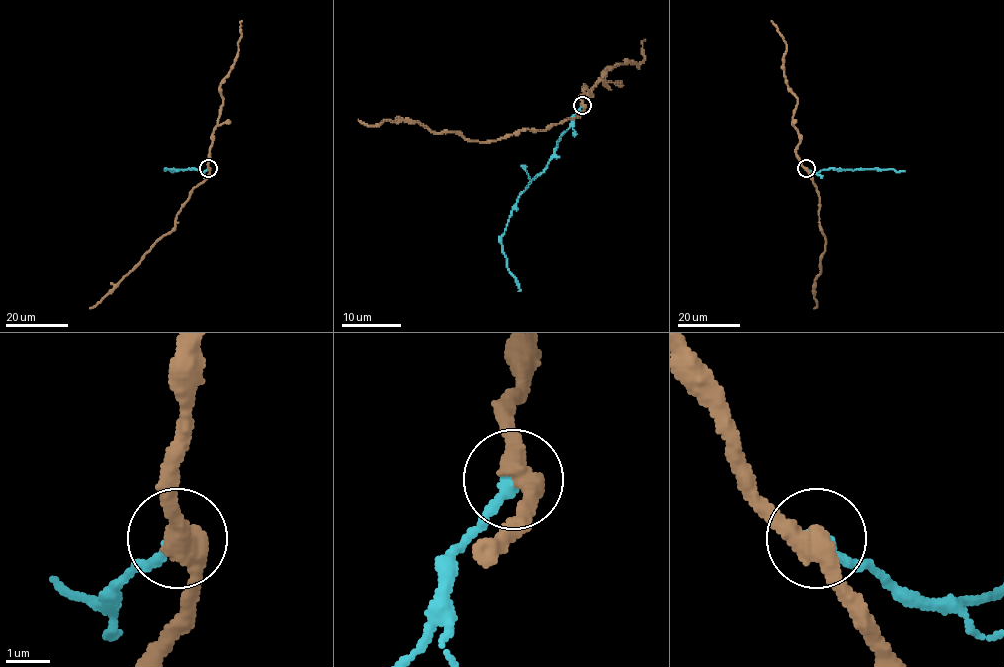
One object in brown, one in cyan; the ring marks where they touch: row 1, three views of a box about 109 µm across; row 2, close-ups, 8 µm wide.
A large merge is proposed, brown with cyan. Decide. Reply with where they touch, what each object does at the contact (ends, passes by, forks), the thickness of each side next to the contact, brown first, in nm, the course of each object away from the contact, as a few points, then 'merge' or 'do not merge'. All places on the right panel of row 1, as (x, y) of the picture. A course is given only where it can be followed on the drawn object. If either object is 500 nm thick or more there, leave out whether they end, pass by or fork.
at (806, 168); brown passes by; cyan ends there; 480 nm thick on the brown side, 320 nm on the other; brown runs (805, 168), (819, 195), (819, 226), (825, 245), (820, 273), (815, 280), (816, 305), (813, 308); cyan runs (806, 168), (812, 172), (833, 168), (905, 171); do not merge

